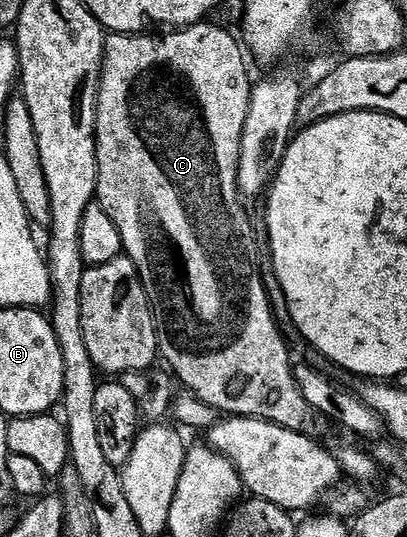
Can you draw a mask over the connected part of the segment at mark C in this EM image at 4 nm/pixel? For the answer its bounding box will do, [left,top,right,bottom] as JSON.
[96,23,332,439]

